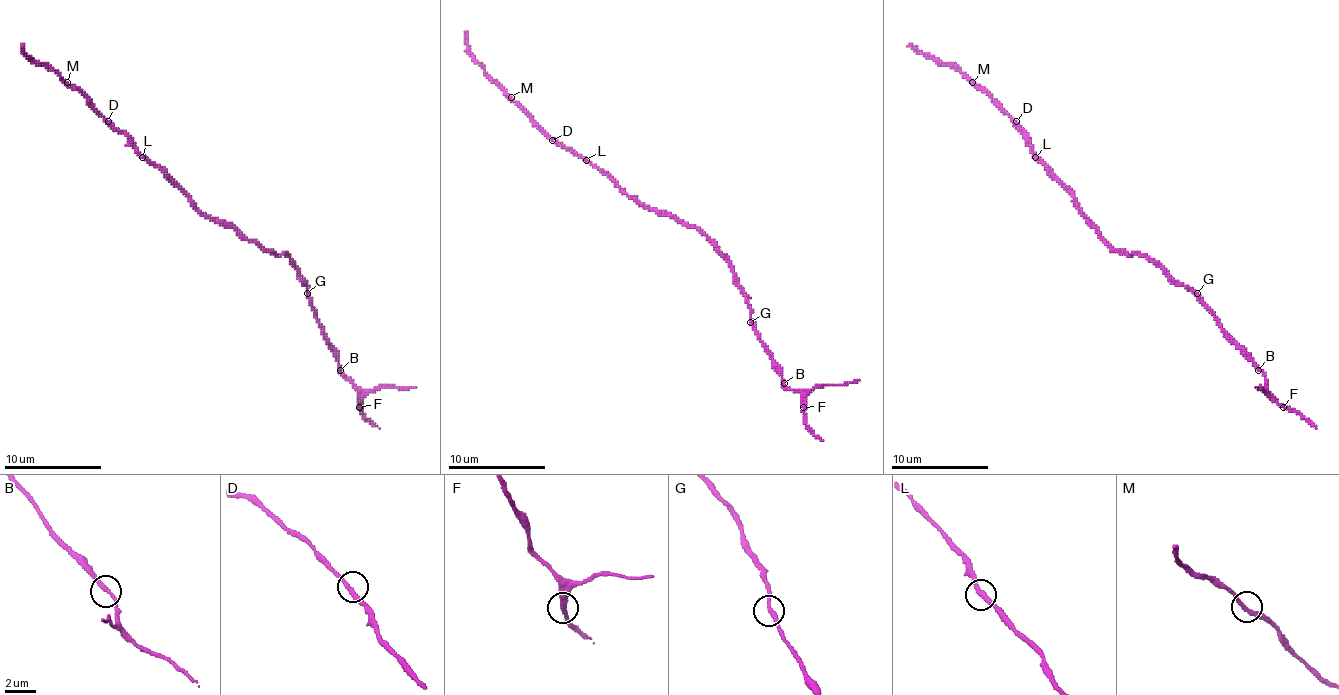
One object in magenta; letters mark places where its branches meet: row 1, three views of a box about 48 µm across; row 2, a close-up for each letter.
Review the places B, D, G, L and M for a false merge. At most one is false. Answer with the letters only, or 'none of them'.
none of them

